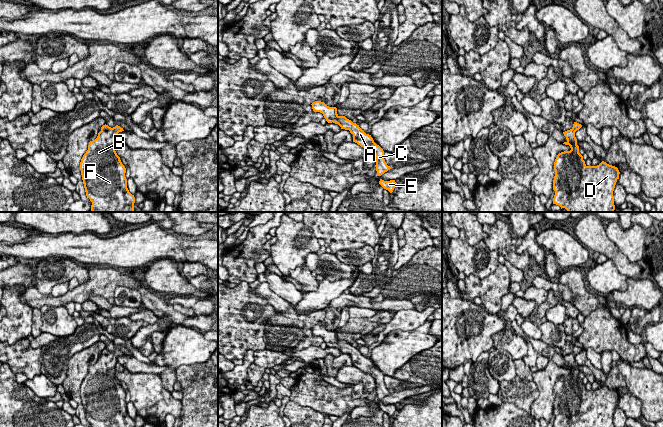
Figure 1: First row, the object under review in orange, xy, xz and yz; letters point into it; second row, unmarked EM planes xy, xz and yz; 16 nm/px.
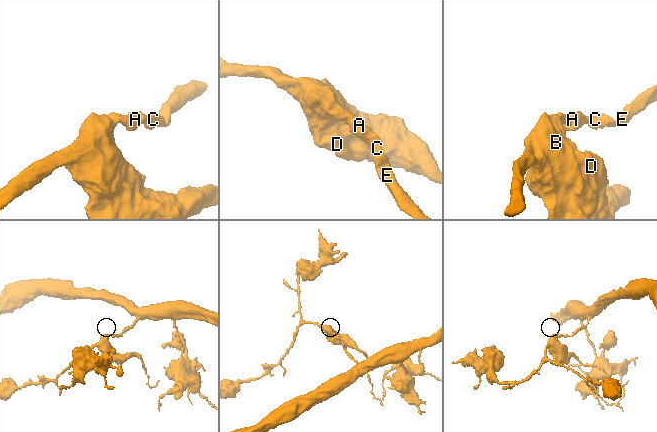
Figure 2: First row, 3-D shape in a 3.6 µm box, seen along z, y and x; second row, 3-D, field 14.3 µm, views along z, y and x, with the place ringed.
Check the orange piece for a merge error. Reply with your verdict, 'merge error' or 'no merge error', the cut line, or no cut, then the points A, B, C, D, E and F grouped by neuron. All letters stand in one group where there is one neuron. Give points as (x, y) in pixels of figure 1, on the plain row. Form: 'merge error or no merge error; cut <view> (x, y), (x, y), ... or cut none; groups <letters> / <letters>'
no merge error; cut none; groups A B C D E F

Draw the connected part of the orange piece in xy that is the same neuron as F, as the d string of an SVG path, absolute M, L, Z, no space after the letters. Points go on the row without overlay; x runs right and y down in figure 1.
M106 348L103 349L101 351L101 355L98 357L97 362L89 366L88 374L81 383L80 394L82 404L86 420L92 427L135 427L134 419L132 419L127 412L127 403L125 401L126 392L122 388L120 381L115 375L115 365L117 363L117 358L122 355L124 355L123 352L118 349L113 352Z

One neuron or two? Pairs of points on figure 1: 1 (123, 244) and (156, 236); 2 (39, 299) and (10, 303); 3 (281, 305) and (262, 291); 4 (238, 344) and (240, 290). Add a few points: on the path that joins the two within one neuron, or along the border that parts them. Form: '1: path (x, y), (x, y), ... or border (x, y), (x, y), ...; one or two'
1: path (131, 244), (148, 243); one
2: border (25, 289), (20, 295), (20, 299), (32, 308); two
3: path (276, 301), (267, 294); one
4: path (252, 331), (239, 314), (239, 304); one

